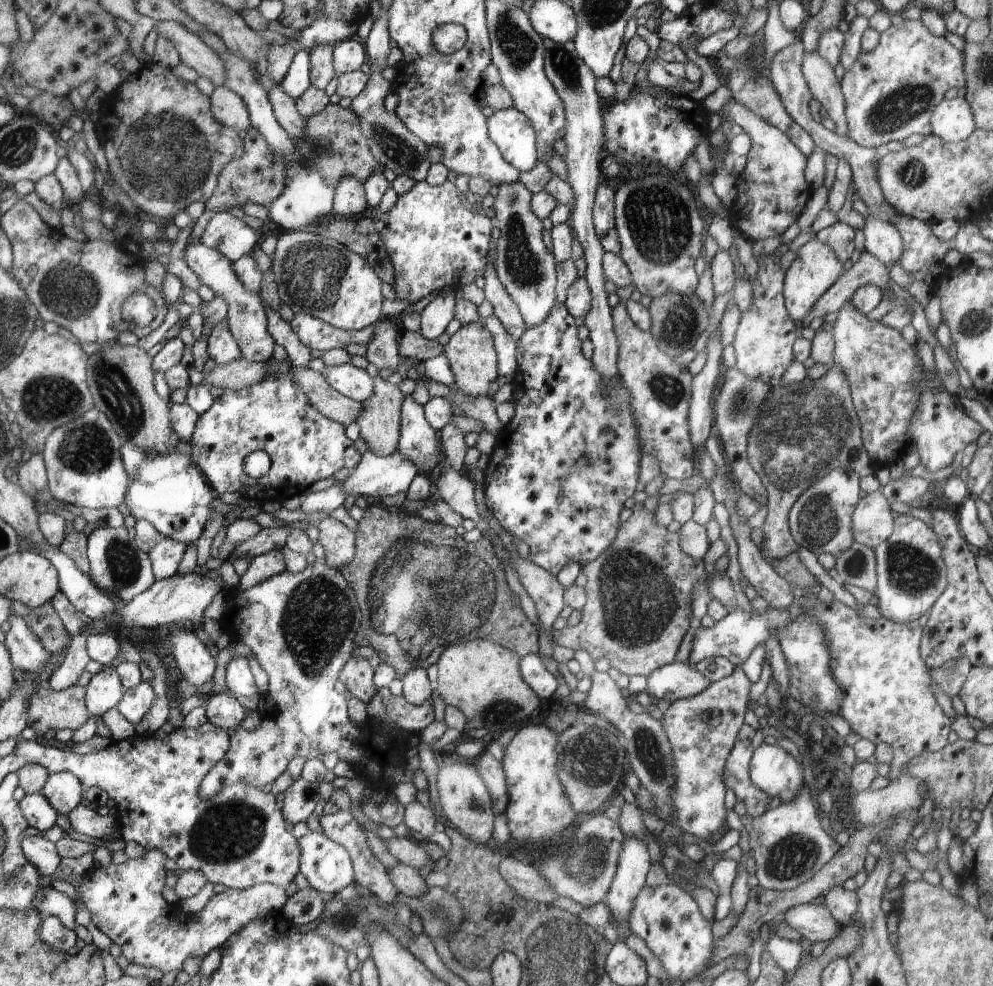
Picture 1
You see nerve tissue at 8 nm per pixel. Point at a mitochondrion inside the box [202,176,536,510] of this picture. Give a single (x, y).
(311, 271)

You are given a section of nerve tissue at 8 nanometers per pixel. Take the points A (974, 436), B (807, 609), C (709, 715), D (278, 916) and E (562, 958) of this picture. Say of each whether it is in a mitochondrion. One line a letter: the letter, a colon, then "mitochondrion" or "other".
A: other
B: other
C: other
D: other
E: mitochondrion

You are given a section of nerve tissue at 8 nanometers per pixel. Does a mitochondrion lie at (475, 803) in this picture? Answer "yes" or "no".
yes

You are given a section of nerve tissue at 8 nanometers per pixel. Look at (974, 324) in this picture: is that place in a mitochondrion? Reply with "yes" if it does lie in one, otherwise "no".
yes

